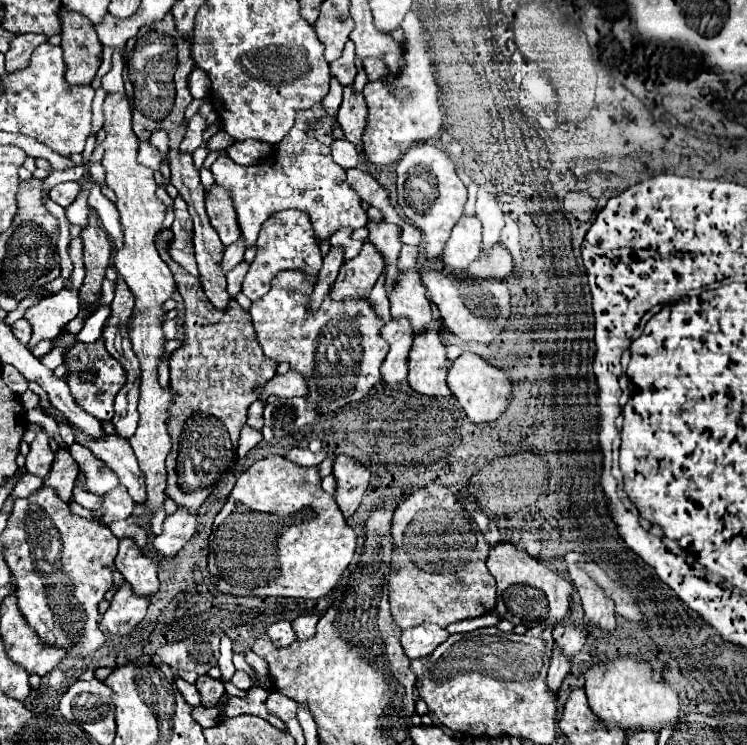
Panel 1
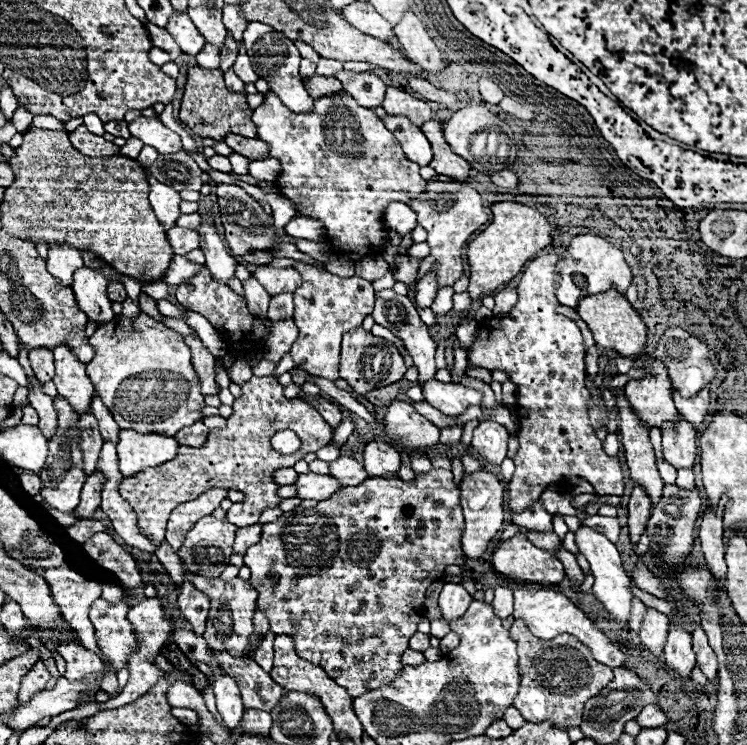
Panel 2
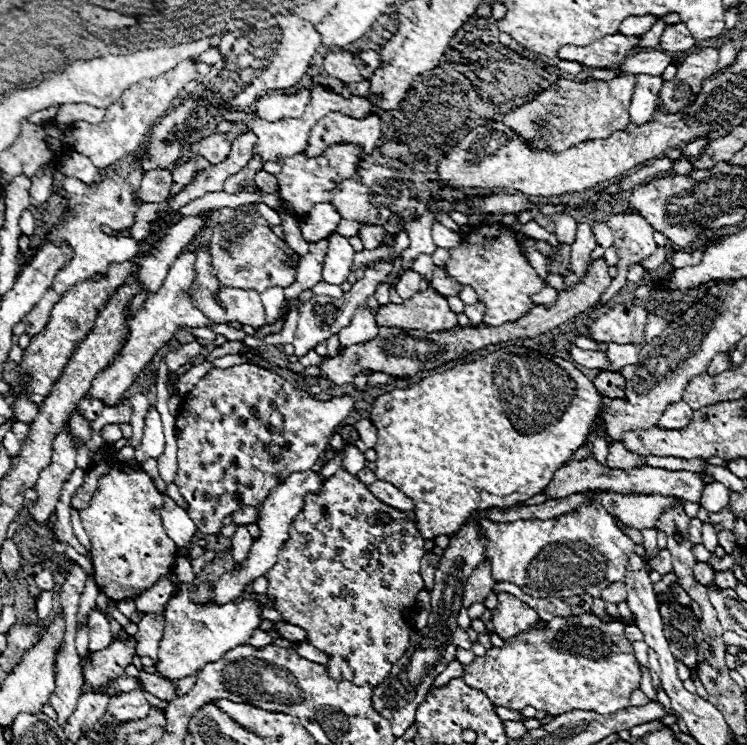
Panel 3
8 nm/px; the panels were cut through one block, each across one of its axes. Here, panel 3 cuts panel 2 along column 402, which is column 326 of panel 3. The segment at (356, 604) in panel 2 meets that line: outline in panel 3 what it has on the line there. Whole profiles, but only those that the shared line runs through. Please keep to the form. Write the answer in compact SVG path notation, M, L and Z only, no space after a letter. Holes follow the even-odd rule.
M338 470L330 480L326 480L322 484L318 494L310 494L308 492L304 496L304 508L302 508L302 512L298 512L298 516L290 524L290 540L280 548L278 562L266 574L268 580L270 580L266 596L276 600L274 608L284 616L286 622L290 622L294 626L300 626L300 628L306 628L306 634L308 634L306 642L314 644L318 650L322 650L322 652L332 656L330 664L326 664L326 668L328 668L328 672L330 672L330 676L334 680L348 680L348 682L354 682L354 684L376 686L376 684L380 684L380 682L384 682L388 678L392 664L400 656L404 656L404 652L408 648L408 640L410 640L410 632L412 632L410 614L412 614L412 610L416 606L416 594L424 588L424 580L420 576L420 560L422 560L422 556L424 556L424 538L420 536L416 524L410 522L404 512L400 512L396 508L390 508L384 502L380 502L368 490L368 486L362 484L354 474L350 474L346 470Z

